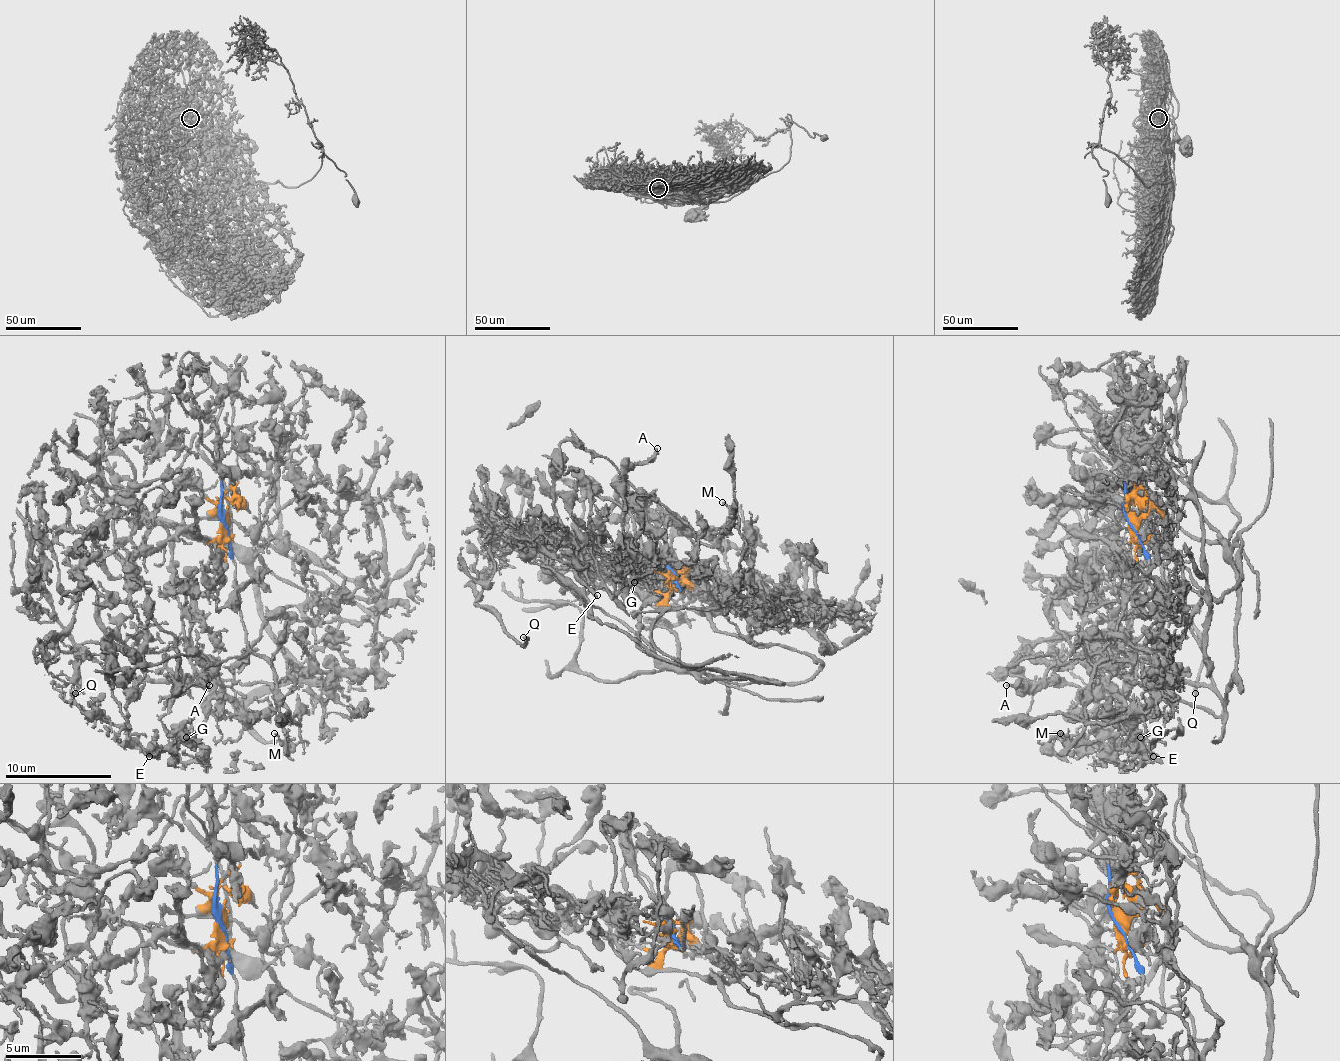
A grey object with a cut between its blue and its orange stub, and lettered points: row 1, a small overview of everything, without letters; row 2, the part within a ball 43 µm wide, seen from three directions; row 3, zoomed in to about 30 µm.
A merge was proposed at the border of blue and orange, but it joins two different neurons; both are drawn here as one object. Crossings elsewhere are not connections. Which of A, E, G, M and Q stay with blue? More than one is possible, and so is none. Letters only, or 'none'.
M

